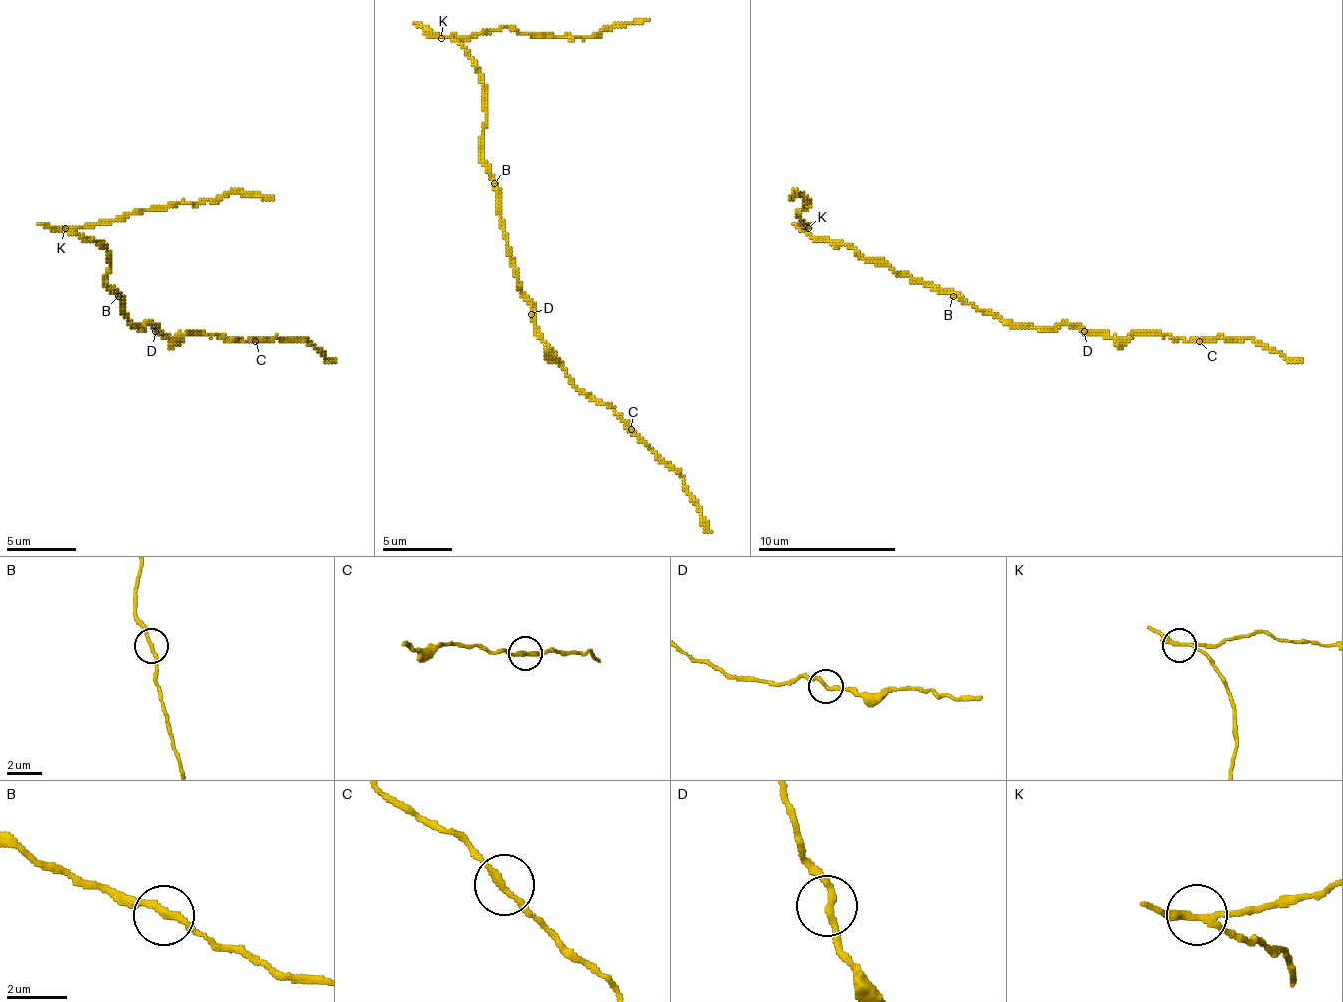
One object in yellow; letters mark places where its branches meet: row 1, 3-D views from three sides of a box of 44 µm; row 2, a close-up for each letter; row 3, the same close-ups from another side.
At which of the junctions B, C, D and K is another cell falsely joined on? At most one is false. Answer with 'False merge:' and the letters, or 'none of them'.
False merge: K

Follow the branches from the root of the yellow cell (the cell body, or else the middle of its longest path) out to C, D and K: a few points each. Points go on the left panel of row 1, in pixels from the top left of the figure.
C: (121, 307), (135, 328), (152, 324), (166, 338), (225, 334), (228, 338), (256, 341)
D: (121, 307), (135, 328), (152, 324), (155, 331)
K: (121, 307), (121, 296), (107, 283), (110, 251), (103, 245), (86, 241), (65, 227)

